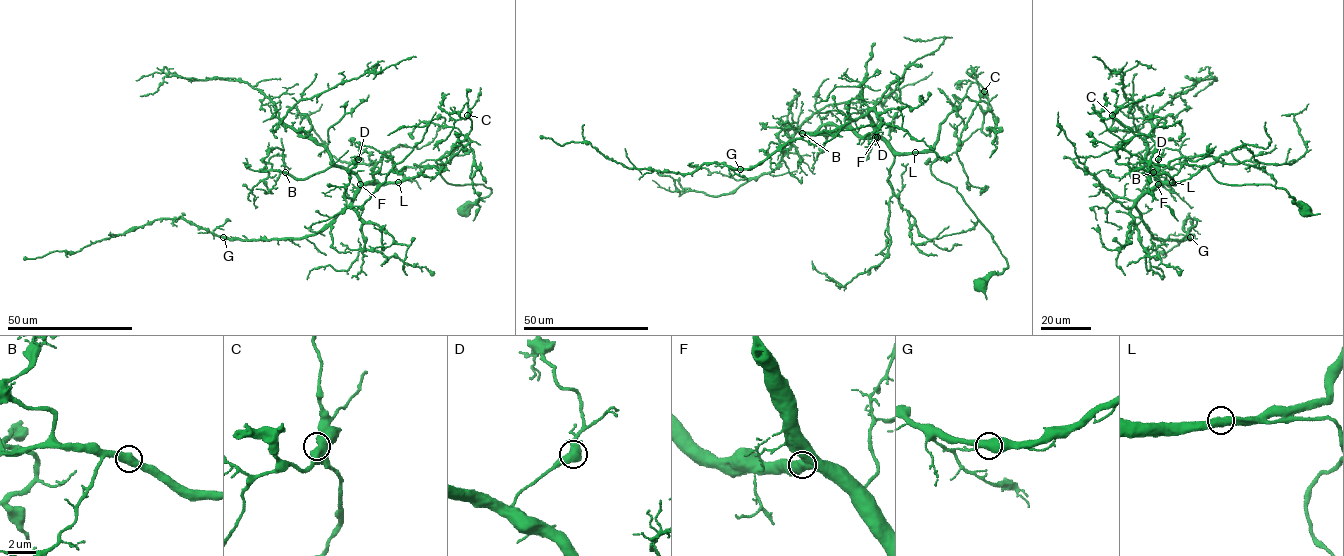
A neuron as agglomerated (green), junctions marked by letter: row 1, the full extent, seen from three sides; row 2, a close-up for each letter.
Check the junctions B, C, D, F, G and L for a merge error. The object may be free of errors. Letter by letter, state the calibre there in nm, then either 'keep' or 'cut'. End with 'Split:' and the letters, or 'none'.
B: calibre 550 nm; keep
C: calibre 550 nm; keep
D: calibre 600 nm; keep
F: calibre 550 nm; keep
G: calibre 550 nm; keep
L: calibre 550 nm; keep
Split: none

